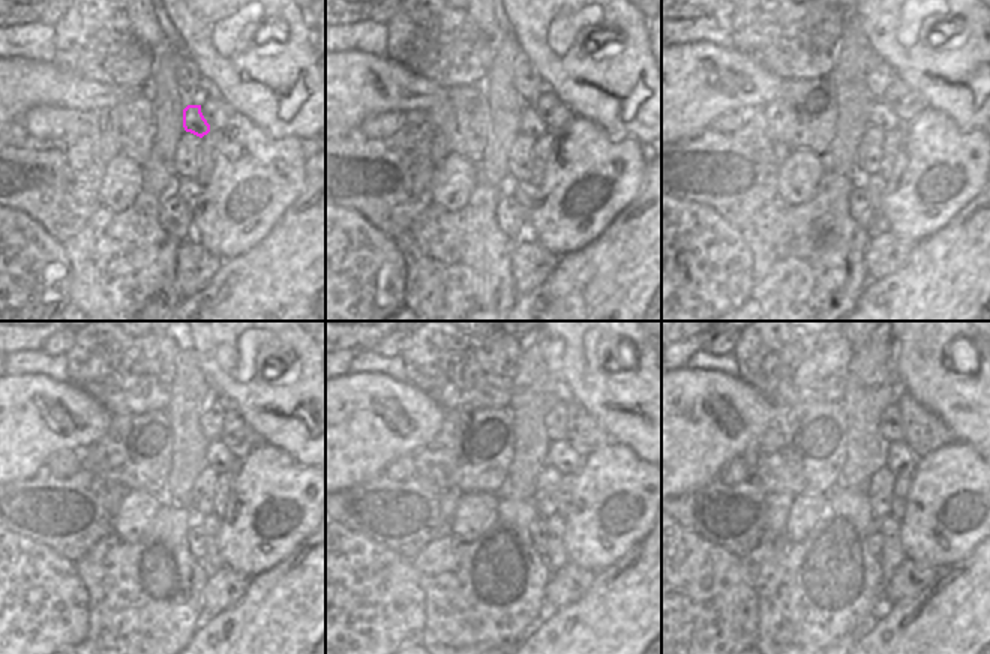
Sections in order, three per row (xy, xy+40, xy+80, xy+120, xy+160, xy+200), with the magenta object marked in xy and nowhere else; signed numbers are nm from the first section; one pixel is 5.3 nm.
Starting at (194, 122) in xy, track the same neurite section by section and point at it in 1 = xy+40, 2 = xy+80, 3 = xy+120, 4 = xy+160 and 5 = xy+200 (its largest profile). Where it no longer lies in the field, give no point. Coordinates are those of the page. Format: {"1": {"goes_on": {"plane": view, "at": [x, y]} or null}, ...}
{"1": {"goes_on": {"plane": "xy+40", "at": [530, 122]}}, "2": {"goes_on": {"plane": "xy+80", "at": [881, 114]}}, "3": {"goes_on": {"plane": "xy+120", "at": [221, 459]}}, "4": {"goes_on": {"plane": "xy+160", "at": [560, 455]}}, "5": {"goes_on": {"plane": "xy+200", "at": [899, 458]}}}

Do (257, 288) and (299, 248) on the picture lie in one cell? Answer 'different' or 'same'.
same

